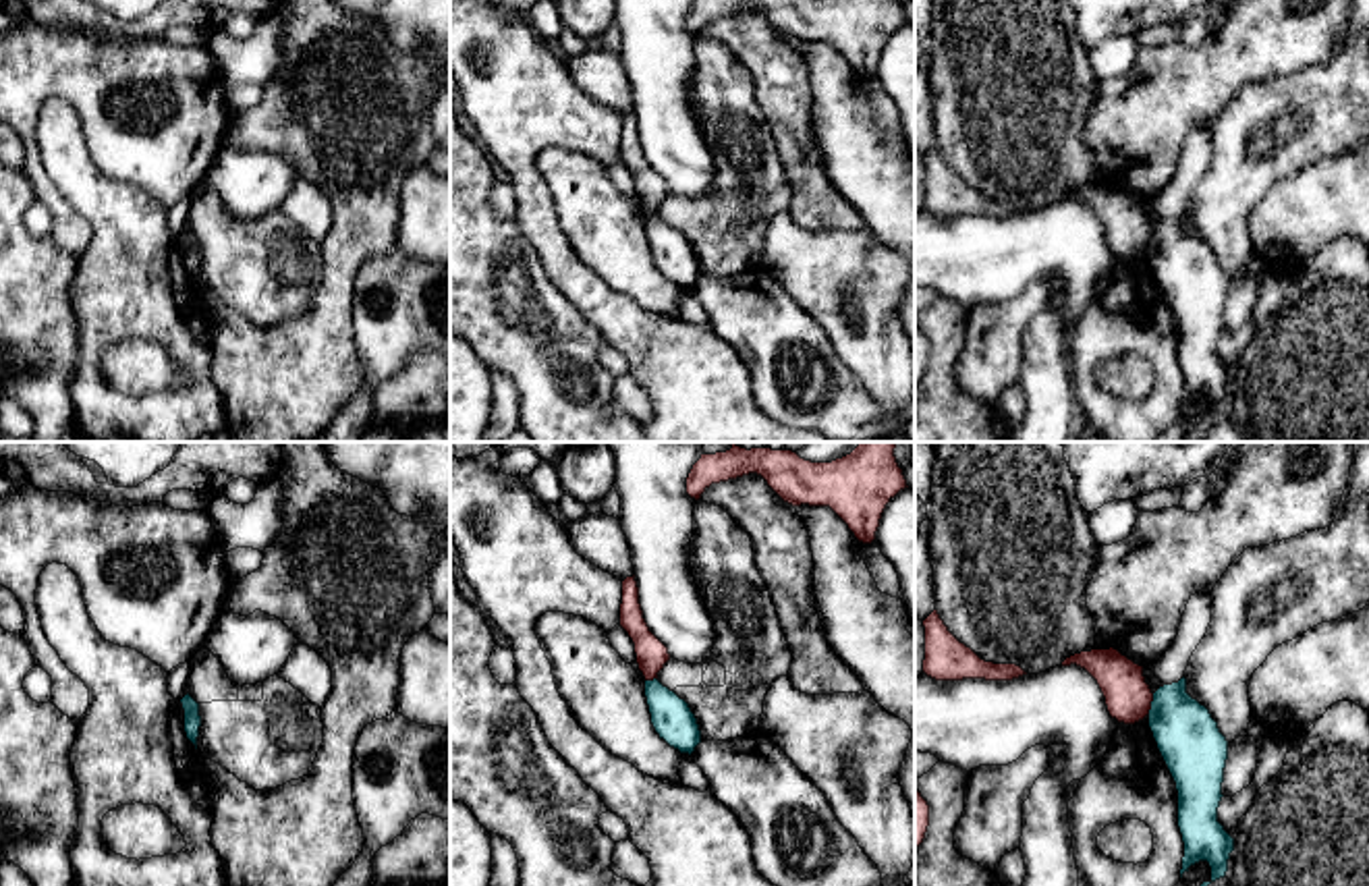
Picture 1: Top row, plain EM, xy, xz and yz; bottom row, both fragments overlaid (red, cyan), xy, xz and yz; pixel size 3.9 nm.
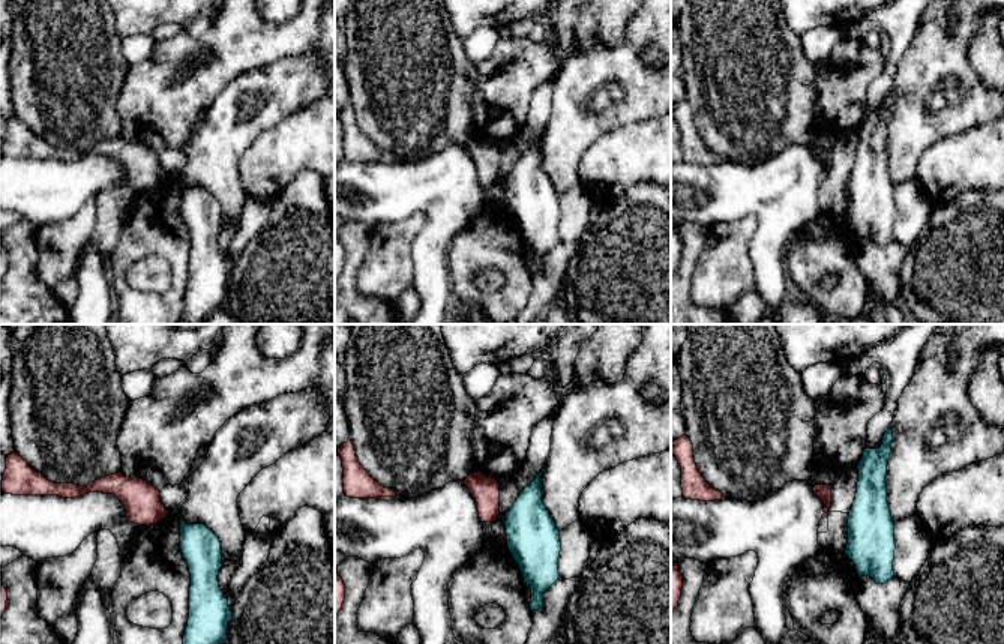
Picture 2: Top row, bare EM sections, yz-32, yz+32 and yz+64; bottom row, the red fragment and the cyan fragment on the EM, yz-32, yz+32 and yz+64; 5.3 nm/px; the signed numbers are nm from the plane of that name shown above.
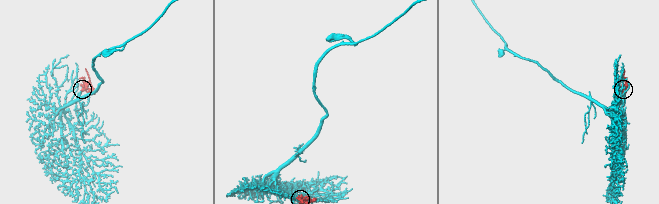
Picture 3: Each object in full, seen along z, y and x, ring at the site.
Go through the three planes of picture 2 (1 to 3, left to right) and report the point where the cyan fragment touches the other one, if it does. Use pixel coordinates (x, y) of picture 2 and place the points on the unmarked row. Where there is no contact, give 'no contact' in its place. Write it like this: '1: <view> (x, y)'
1: no contact
2: no contact
3: no contact

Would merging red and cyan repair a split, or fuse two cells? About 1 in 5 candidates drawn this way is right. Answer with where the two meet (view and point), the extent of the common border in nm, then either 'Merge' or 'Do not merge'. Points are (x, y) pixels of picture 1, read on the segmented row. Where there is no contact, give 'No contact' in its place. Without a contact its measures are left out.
Touches red at yz (1150, 704). Shared border 80 nm. Do not merge

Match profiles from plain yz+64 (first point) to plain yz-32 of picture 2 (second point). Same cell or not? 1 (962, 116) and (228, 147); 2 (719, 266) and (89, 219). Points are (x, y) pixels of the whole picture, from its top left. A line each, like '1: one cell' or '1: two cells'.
1: one cell
2: one cell

